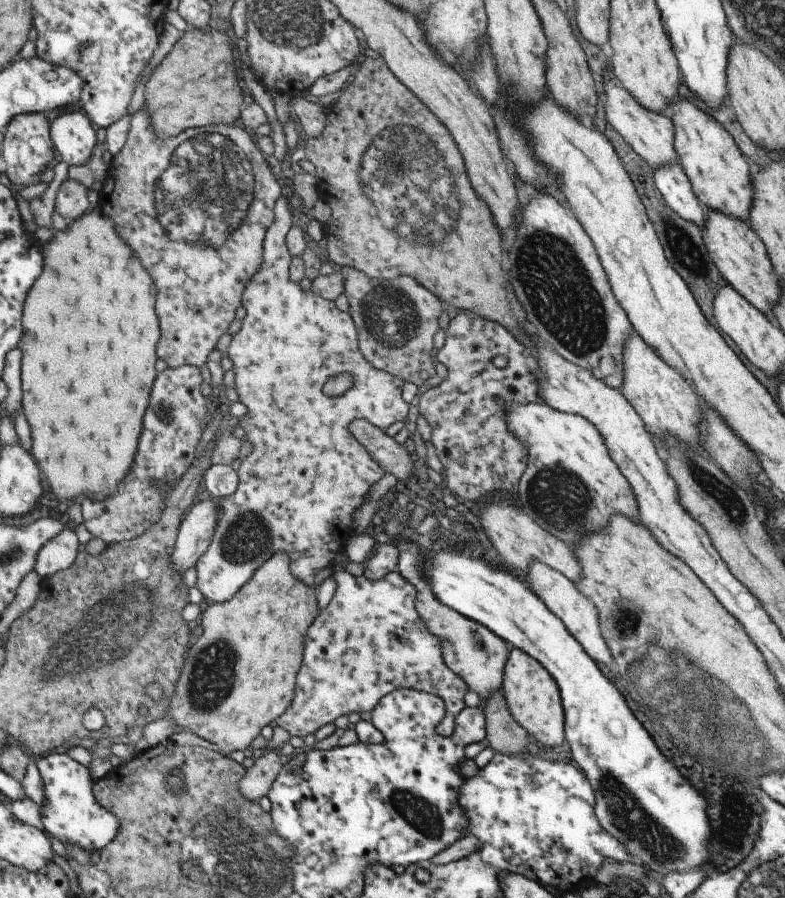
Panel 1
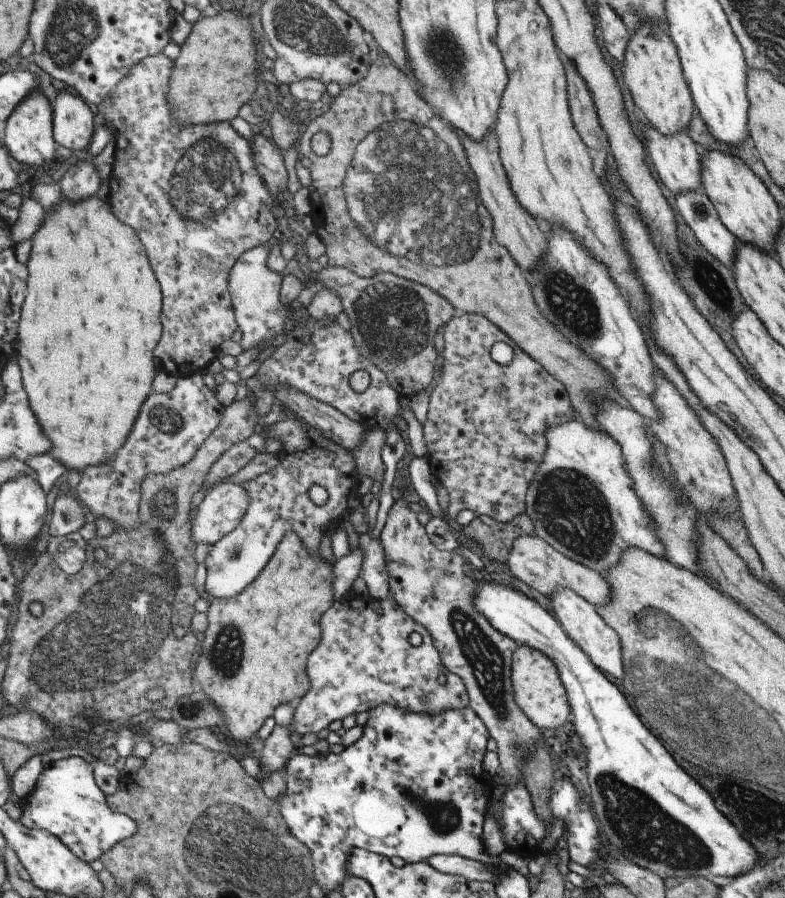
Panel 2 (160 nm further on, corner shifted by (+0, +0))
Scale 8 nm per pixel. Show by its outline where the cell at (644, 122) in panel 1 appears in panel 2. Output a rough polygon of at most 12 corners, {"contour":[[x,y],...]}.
{"contour":[[649,126],[643,140],[655,174],[675,195],[701,190],[697,146],[683,132]]}

